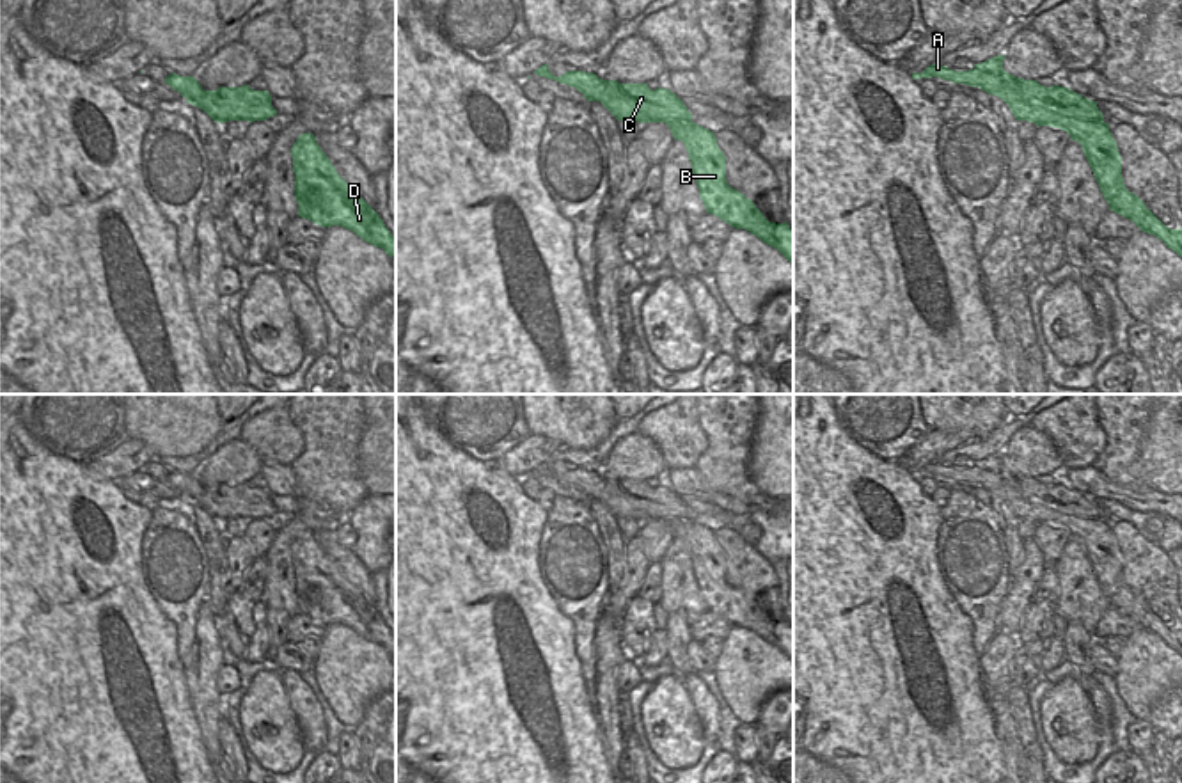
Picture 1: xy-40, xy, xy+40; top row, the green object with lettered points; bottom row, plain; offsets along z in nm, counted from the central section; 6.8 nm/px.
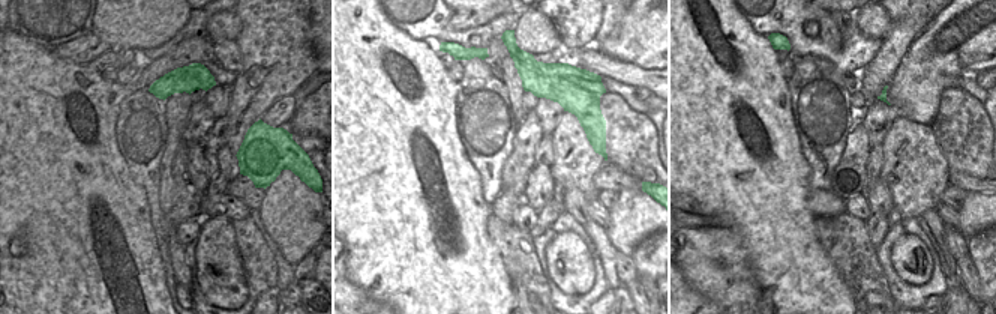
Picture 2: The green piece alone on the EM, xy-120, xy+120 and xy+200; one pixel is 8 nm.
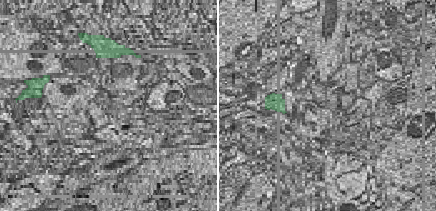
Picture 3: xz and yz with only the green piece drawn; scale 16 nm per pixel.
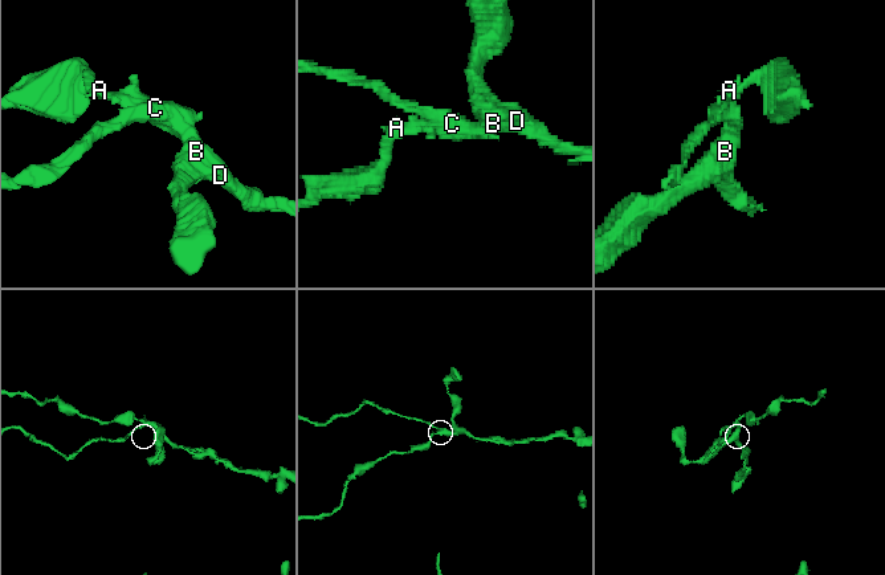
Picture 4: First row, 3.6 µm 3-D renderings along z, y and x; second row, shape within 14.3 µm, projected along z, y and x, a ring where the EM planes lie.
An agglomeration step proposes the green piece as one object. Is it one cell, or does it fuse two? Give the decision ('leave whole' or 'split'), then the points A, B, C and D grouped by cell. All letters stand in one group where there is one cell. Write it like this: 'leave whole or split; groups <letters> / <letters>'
split; groups A B D / C

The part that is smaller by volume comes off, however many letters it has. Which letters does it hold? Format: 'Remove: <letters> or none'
Remove: C

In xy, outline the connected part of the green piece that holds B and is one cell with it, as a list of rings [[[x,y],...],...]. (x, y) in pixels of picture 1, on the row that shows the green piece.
[[[548,64],[538,67],[534,73],[575,87],[587,101],[602,103],[607,99],[621,121],[637,121],[642,124],[666,123],[674,140],[685,144],[706,213],[719,217],[731,227],[749,231],[793,263],[793,231],[786,222],[768,222],[751,199],[728,185],[726,156],[719,149],[713,131],[692,121],[669,121],[657,108],[646,108],[637,114],[616,92],[609,92],[607,80],[598,78],[595,73],[566,71],[561,76],[554,76],[548,71]]]

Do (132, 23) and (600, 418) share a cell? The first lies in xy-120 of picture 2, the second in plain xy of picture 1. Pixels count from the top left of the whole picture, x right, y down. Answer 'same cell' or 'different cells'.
same cell

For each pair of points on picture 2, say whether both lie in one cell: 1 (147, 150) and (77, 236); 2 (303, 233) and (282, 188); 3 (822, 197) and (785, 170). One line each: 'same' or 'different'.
1: different
2: same
3: different

